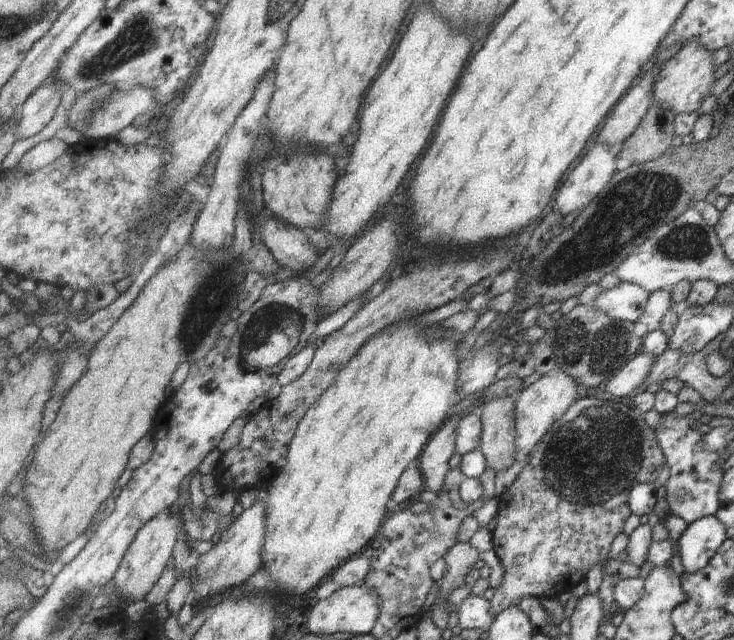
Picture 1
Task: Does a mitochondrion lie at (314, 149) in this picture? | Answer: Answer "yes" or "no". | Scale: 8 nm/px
no

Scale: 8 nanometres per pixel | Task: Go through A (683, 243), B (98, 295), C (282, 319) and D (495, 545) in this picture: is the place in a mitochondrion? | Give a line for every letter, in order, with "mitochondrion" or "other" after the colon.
A: mitochondrion
B: other
C: mitochondrion
D: other

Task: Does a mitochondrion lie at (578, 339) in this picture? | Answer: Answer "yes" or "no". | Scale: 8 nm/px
yes

